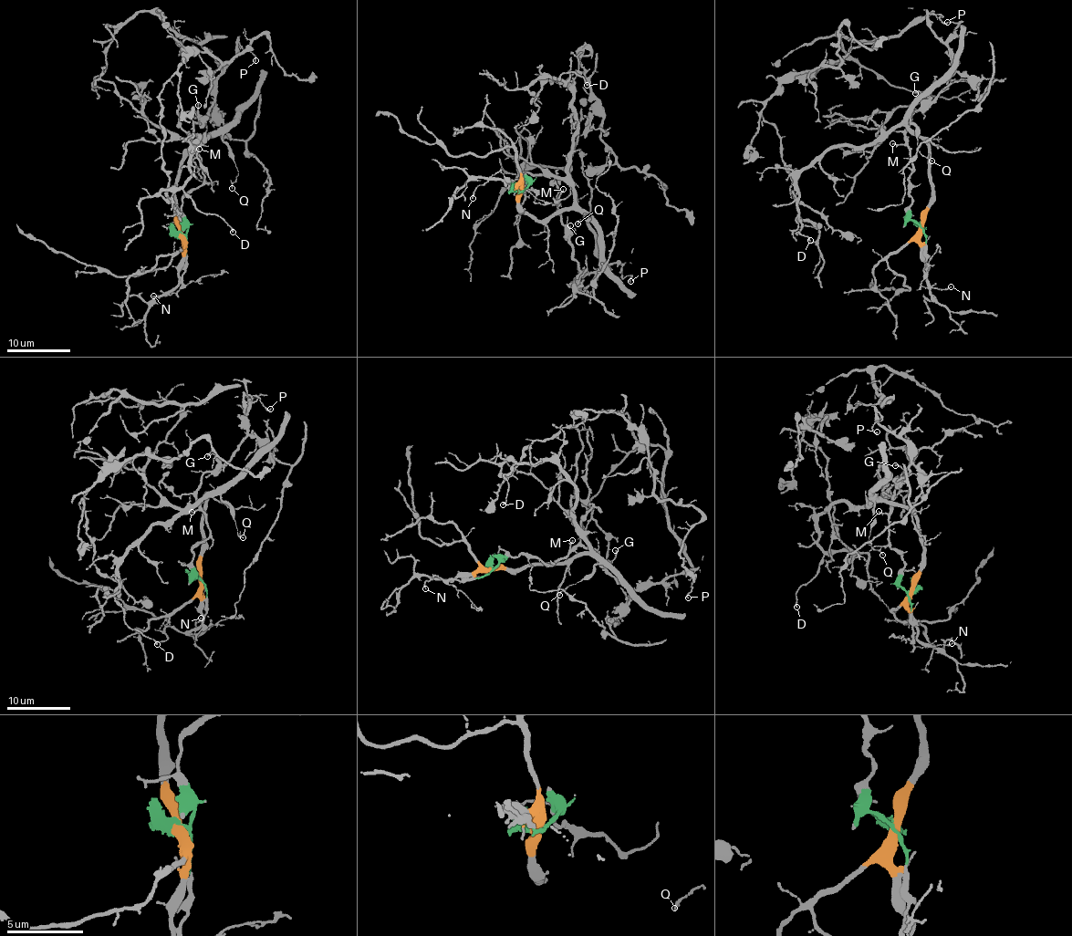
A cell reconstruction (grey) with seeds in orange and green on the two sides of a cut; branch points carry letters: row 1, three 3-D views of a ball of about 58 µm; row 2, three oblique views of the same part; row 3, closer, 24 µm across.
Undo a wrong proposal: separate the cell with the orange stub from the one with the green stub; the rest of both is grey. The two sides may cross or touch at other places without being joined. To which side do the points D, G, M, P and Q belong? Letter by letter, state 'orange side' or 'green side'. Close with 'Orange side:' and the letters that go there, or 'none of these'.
D: orange side
G: green side
M: green side
P: green side
Q: orange side
Orange side: D, Q

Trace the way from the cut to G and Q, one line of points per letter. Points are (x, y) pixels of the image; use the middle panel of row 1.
G: (519, 190), (529, 183), (533, 190), (546, 192), (559, 204), (556, 202), (566, 228), (565, 235), (569, 225)
Q: (519, 190), (520, 208), (525, 214), (542, 221), (569, 209), (577, 209), (588, 219), (588, 213), (577, 223)

